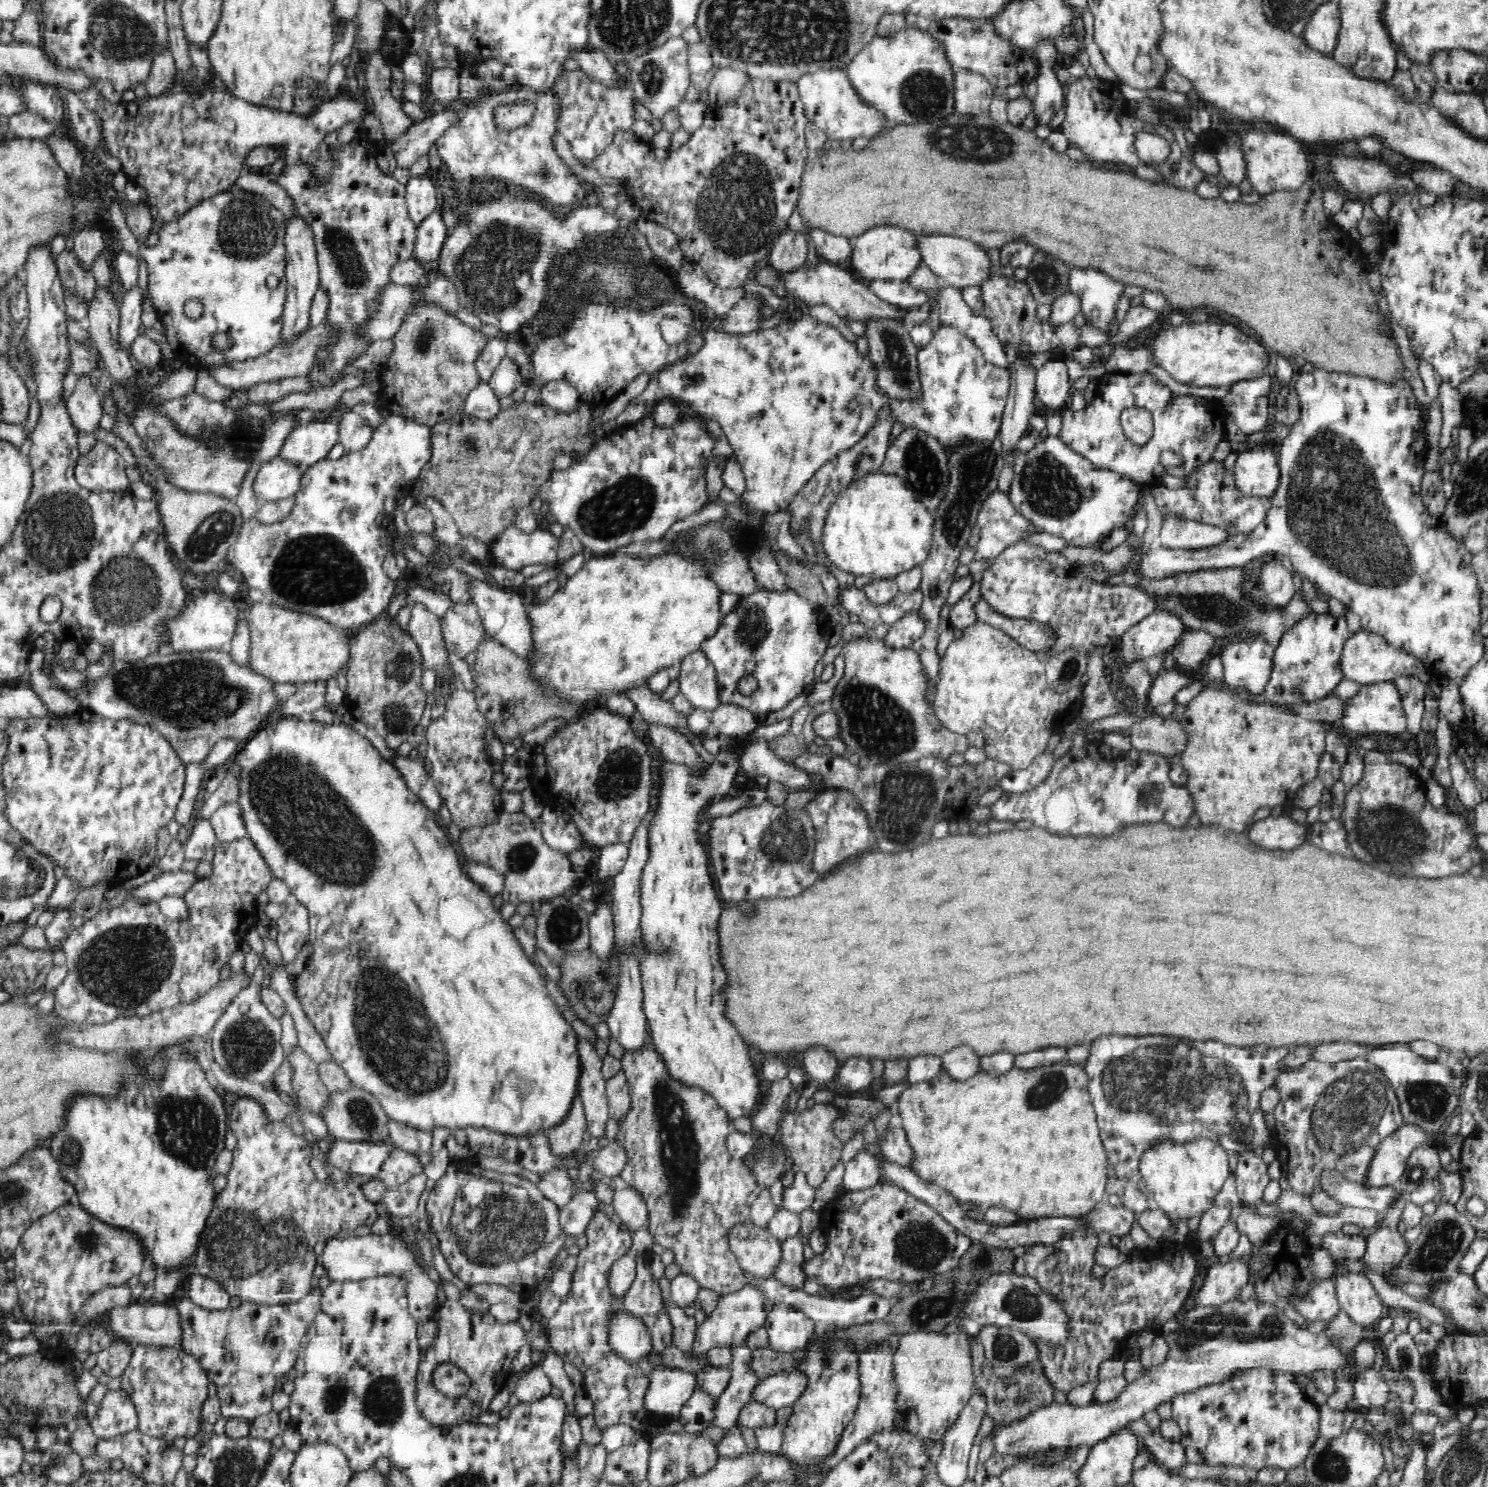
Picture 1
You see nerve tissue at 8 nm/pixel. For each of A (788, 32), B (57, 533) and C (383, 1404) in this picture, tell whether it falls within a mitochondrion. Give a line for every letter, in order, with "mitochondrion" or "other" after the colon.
A: mitochondrion
B: mitochondrion
C: mitochondrion

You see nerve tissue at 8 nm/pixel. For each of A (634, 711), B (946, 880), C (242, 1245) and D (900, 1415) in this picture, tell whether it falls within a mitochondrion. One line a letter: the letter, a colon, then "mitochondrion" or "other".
A: other
B: other
C: mitochondrion
D: other

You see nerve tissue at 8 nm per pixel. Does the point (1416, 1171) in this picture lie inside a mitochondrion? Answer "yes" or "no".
yes

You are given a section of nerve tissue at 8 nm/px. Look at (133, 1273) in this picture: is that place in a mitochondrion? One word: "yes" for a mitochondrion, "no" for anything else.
no

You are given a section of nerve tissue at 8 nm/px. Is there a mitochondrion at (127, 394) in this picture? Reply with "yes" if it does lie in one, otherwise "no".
yes

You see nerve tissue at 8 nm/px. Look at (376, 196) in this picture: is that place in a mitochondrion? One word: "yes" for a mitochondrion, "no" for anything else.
no

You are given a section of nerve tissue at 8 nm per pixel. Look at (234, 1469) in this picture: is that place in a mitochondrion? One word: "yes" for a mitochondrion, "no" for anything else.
yes

